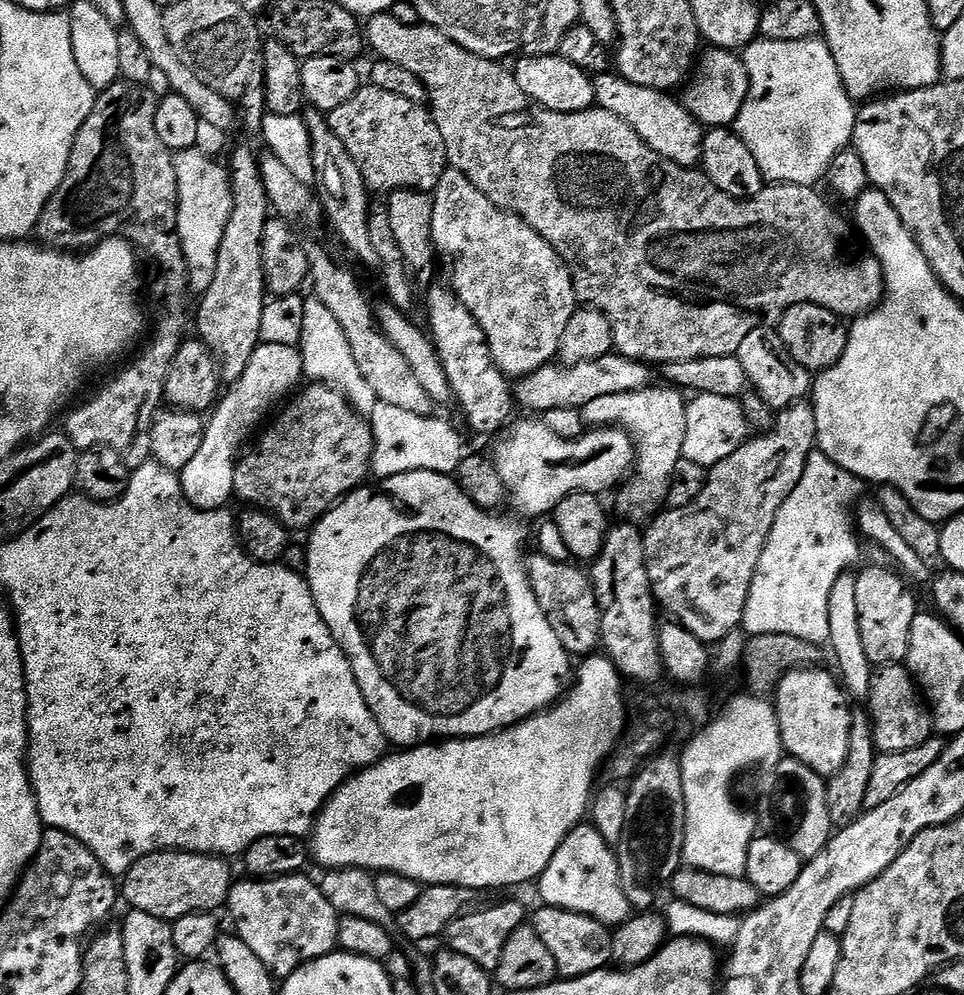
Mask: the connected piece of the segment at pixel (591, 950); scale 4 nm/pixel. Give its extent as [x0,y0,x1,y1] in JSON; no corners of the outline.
[530,906,612,978]

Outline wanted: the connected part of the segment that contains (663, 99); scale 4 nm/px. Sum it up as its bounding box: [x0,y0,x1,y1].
[595,74,705,168]

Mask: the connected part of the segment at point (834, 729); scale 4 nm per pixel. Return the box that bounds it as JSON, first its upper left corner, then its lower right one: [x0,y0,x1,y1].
[774,666,854,778]

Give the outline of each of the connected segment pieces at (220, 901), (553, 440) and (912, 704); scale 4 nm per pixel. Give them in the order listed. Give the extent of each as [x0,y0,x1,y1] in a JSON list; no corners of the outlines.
[[122,852,234,921],[490,419,636,517],[866,664,934,753]]

